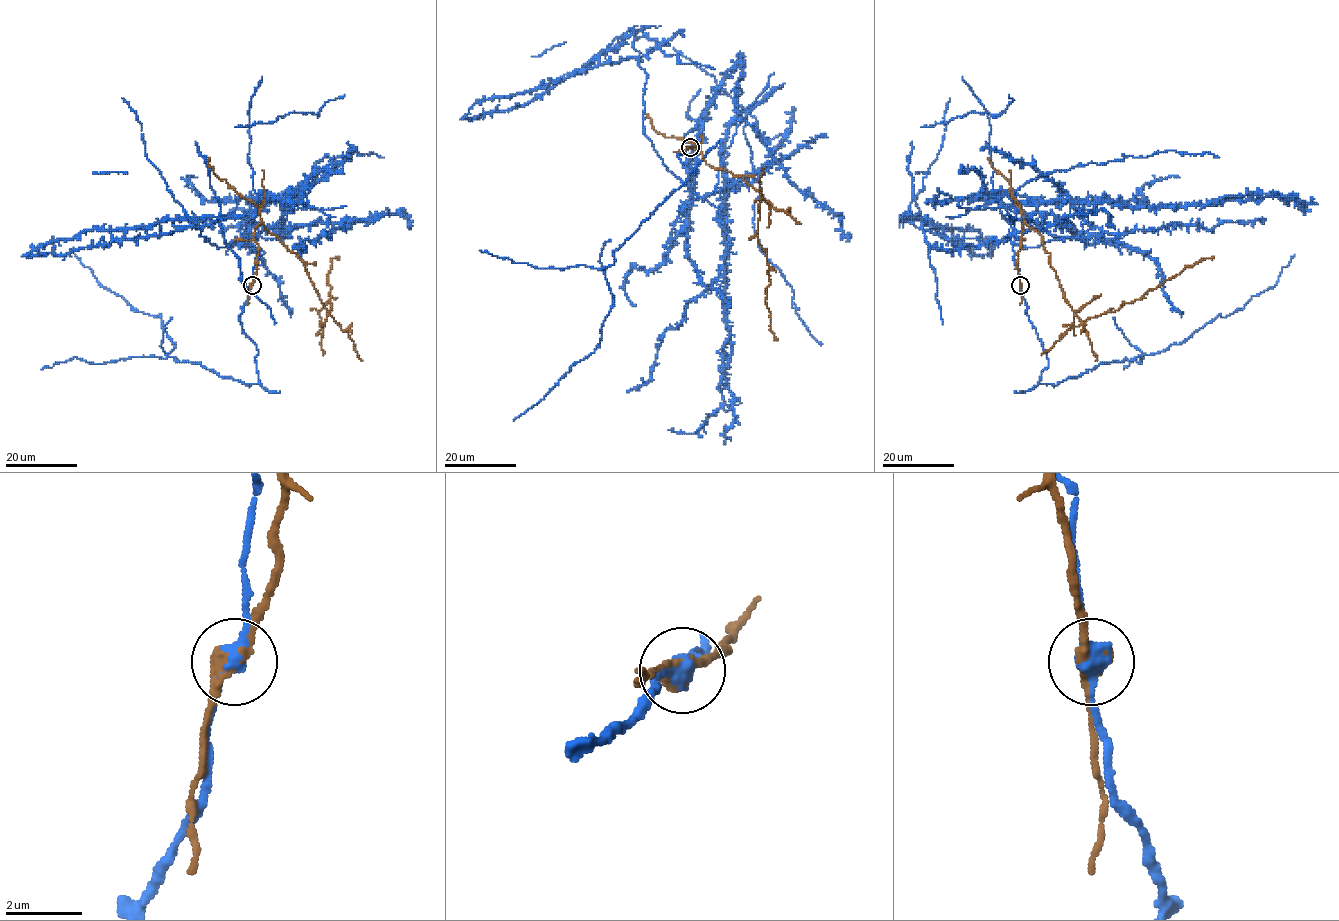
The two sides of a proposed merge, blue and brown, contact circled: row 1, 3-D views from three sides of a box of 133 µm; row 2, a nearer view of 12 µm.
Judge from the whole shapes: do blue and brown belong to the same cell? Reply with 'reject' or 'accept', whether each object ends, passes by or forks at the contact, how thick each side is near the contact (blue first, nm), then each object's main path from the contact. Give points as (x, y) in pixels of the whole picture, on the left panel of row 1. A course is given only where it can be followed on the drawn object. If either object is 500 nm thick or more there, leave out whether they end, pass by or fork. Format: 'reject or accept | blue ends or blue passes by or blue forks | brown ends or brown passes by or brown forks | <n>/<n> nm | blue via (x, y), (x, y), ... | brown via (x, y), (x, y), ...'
reject | blue passes by | brown passes by | 360/380 nm | blue via (251, 284), (246, 222), (263, 204), (250, 214), (248, 238), (276, 239), (321, 177), (286, 207), (229, 212) | brown via (251, 284), (260, 220), (303, 261), (328, 311), (323, 326), (318, 312), (330, 298), (327, 275), (335, 256)

